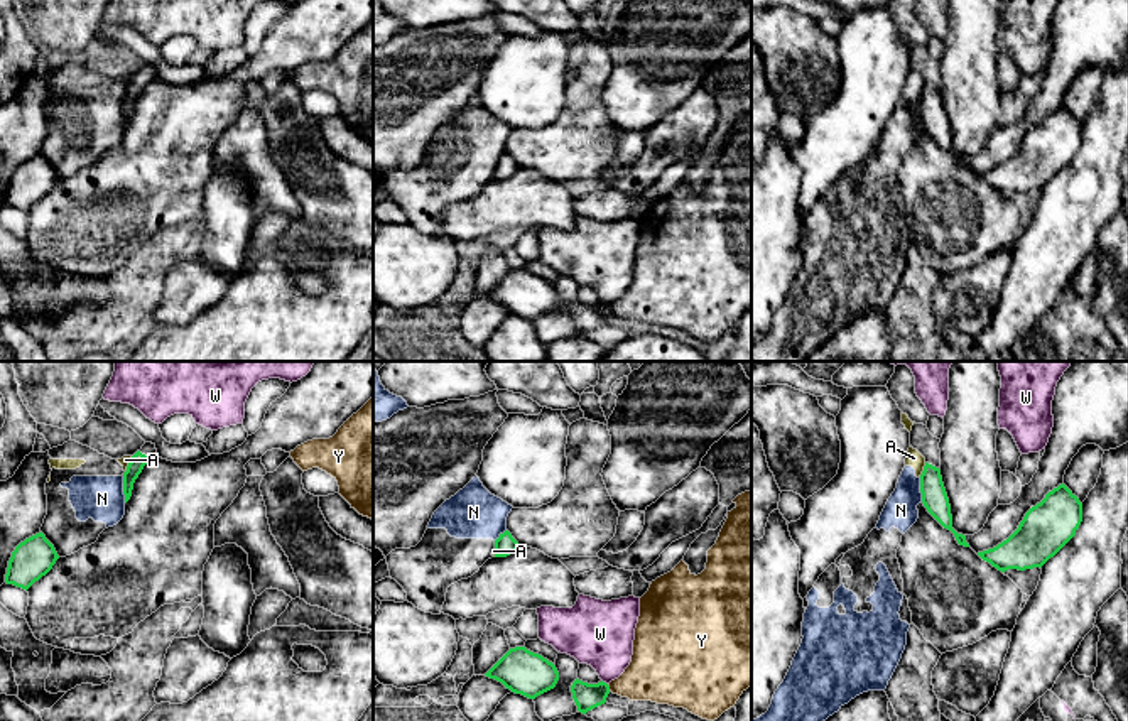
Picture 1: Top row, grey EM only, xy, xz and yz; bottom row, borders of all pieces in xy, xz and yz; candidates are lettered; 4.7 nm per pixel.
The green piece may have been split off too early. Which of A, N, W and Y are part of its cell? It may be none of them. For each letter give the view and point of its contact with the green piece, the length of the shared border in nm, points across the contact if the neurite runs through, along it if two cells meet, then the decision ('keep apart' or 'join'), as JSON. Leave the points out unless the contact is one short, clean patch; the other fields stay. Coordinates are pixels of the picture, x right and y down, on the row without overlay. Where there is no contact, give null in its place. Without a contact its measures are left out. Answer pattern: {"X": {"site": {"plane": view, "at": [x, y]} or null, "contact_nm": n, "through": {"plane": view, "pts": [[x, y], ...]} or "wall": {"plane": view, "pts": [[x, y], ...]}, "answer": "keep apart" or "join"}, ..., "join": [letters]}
{"A": {"site": {"plane": "yz", "at": [924, 92]}, "contact_nm": 70, "wall": {"plane": "yz", "pts": [[926, 85], [919, 97]]}, "answer": "keep apart"}, "N": {"site": {"plane": "xy", "at": [124, 112]}, "contact_nm": 130, "answer": "keep apart"}, "W": {"site": {"plane": "xz", "at": [605, 304]}, "contact_nm": 40, "wall": {"plane": "xz", "pts": [[601, 301], [607, 306]]}, "answer": "keep apart"}, "Y": {"site": {"plane": "xz", "at": [608, 309]}, "contact_nm": 40, "wall": {"plane": "xz", "pts": [[607, 306], [610, 311]]}, "answer": "keep apart"}, "join": []}

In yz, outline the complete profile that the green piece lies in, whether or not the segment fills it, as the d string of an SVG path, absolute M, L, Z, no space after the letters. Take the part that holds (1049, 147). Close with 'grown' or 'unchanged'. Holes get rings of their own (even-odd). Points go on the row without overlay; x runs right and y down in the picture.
M1062 105L1025 135L1006 162L978 177L1001 194L1042 189L1076 157L1081 144L1082 125Z; unchanged

